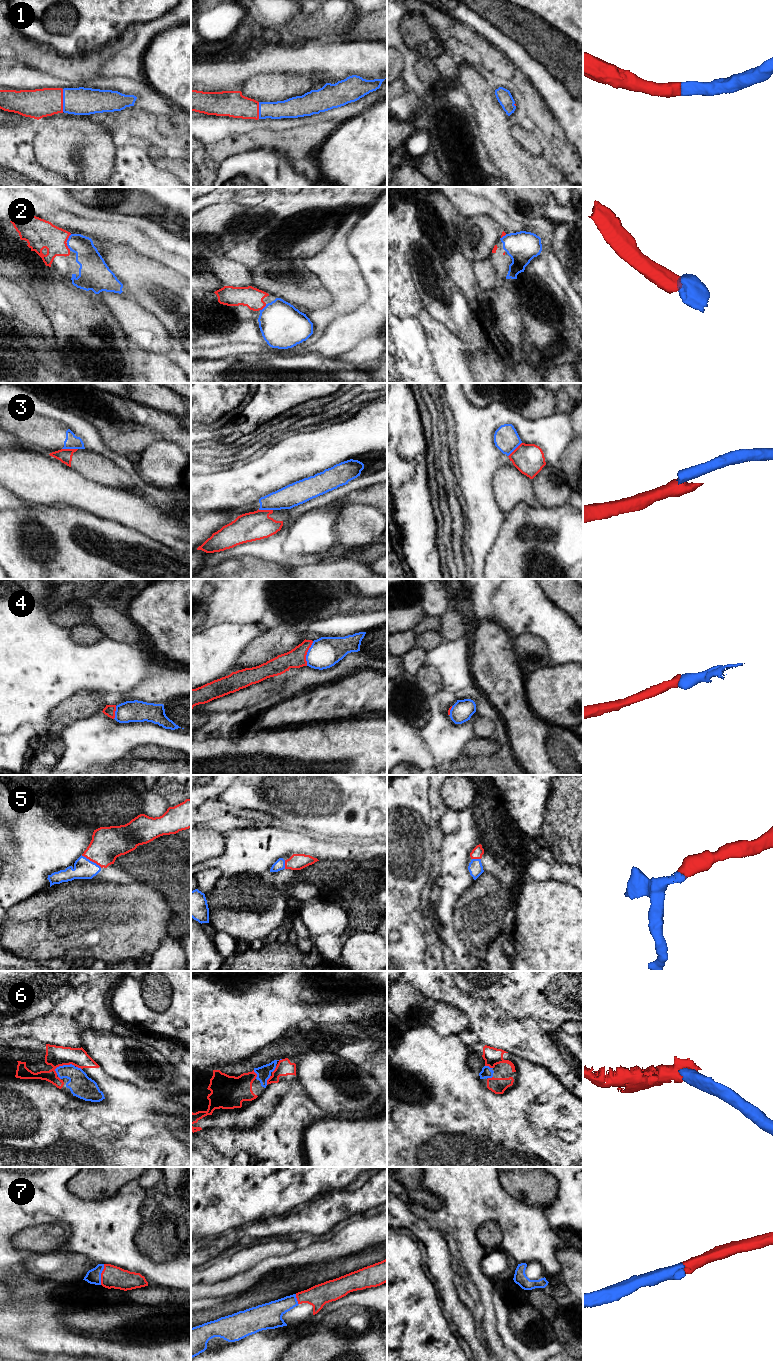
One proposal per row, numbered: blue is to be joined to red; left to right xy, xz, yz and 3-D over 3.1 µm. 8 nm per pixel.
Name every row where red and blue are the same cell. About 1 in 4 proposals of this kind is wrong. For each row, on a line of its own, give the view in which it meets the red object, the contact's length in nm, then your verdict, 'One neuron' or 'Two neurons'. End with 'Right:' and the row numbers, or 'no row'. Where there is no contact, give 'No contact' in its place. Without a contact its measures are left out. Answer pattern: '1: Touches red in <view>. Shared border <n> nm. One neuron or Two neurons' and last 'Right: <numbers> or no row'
1: Touches red in xy. Shared border 180 nm. One neuron
2: Touches red in xy. Shared border 80 nm. One neuron
3: Touches red in xy. Shared border 130 nm. Two neurons
4: Touches red in xz. Shared border 200 nm. One neuron
5: Touches red in xy. Shared border 190 nm. One neuron
6: Touches red in xy. Shared border 170 nm. One neuron
7: Touches red in xy. Shared border 170 nm. One neuron
Right: 1, 2, 4, 5, 6, 7

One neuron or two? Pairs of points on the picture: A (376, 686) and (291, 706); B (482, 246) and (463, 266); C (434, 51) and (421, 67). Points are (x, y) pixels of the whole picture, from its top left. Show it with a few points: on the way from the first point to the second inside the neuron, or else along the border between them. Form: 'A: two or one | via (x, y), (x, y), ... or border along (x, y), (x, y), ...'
A: one | via (355, 694), (344, 699), (312, 706)
B: two | border along (457, 248), (471, 262)
C: two | border along (418, 55), (432, 59)

